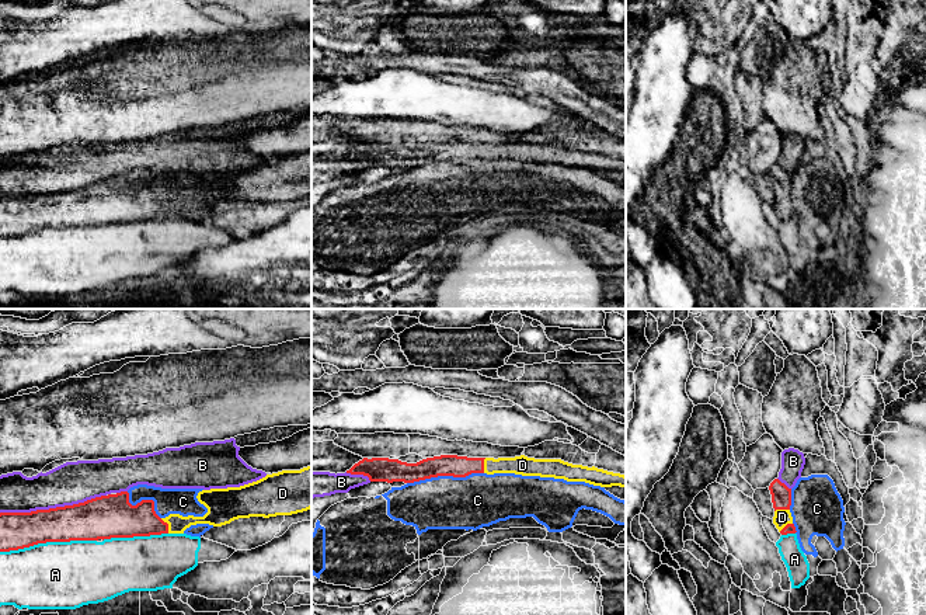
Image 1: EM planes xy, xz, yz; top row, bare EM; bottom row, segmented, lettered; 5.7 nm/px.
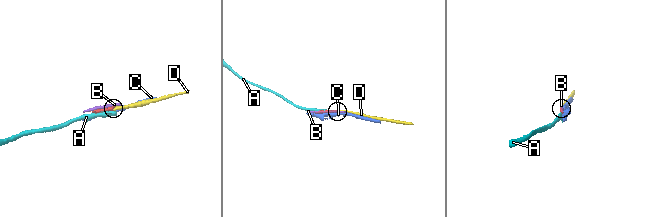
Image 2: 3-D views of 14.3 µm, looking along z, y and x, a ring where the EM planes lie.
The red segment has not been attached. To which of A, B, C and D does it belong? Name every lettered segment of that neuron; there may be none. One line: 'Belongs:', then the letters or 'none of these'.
Belongs: D

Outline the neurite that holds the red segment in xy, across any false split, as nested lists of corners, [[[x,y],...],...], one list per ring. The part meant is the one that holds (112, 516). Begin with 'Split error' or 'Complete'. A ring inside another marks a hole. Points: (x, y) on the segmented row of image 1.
Split error. [[[311,466],[267,475],[240,487],[202,490],[196,498],[208,508],[203,517],[160,518],[153,500],[132,505],[128,491],[49,510],[0,512],[0,552],[46,542],[184,534],[196,524],[222,527],[239,518],[303,512],[311,508]]]

